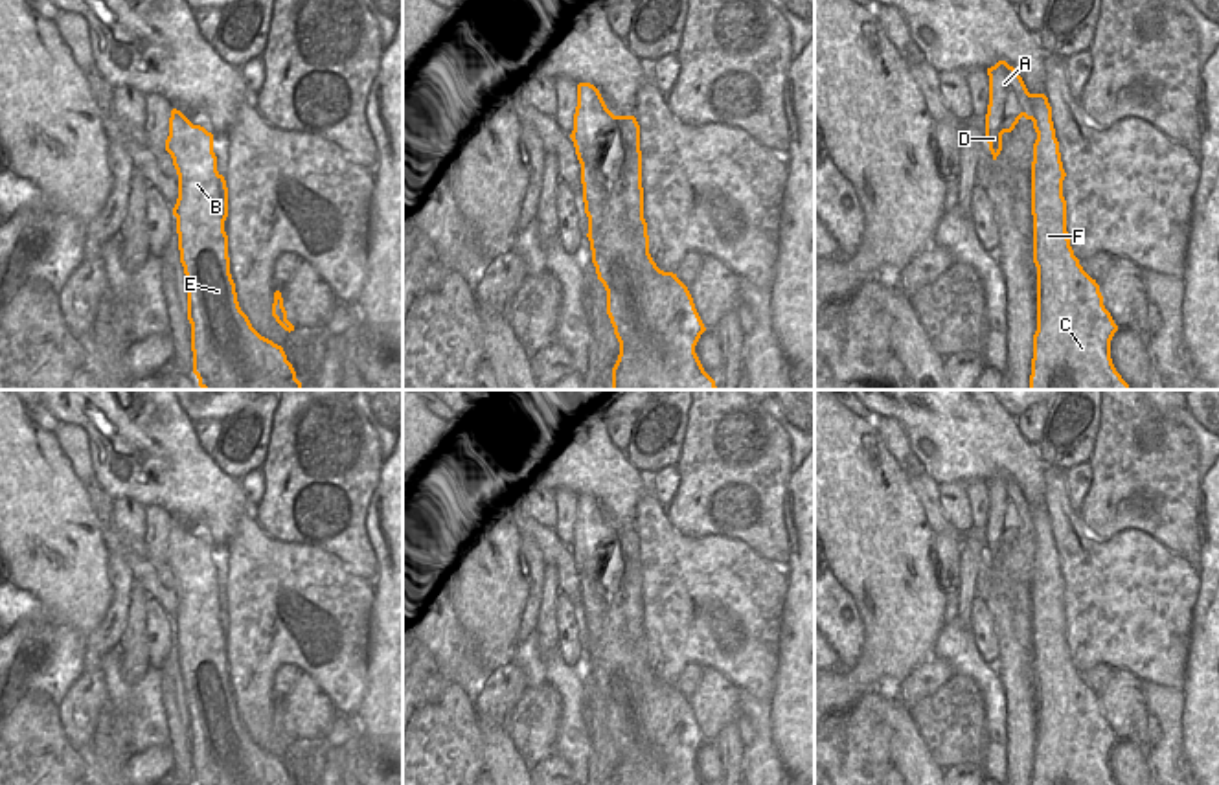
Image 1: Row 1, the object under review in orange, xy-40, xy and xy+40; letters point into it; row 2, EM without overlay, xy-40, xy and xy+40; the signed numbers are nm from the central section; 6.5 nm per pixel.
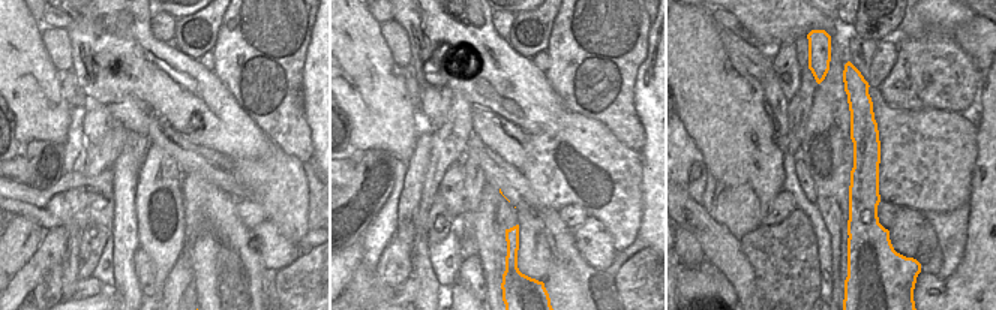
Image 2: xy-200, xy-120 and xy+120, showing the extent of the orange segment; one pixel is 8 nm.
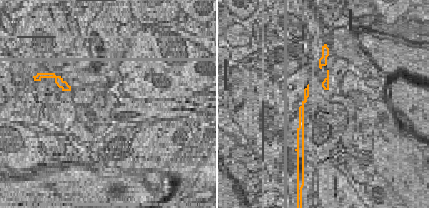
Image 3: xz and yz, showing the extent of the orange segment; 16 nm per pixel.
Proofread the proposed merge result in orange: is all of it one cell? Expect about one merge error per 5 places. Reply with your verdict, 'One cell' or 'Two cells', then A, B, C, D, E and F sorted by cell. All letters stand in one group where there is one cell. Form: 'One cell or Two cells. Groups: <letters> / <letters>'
One cell. Groups: A B C D E F.

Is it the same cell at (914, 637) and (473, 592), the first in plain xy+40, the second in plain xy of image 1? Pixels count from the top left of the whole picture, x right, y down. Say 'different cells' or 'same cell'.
same cell

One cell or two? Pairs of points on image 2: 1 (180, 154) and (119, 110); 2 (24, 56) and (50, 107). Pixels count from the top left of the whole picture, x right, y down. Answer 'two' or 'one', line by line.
1: one
2: one

